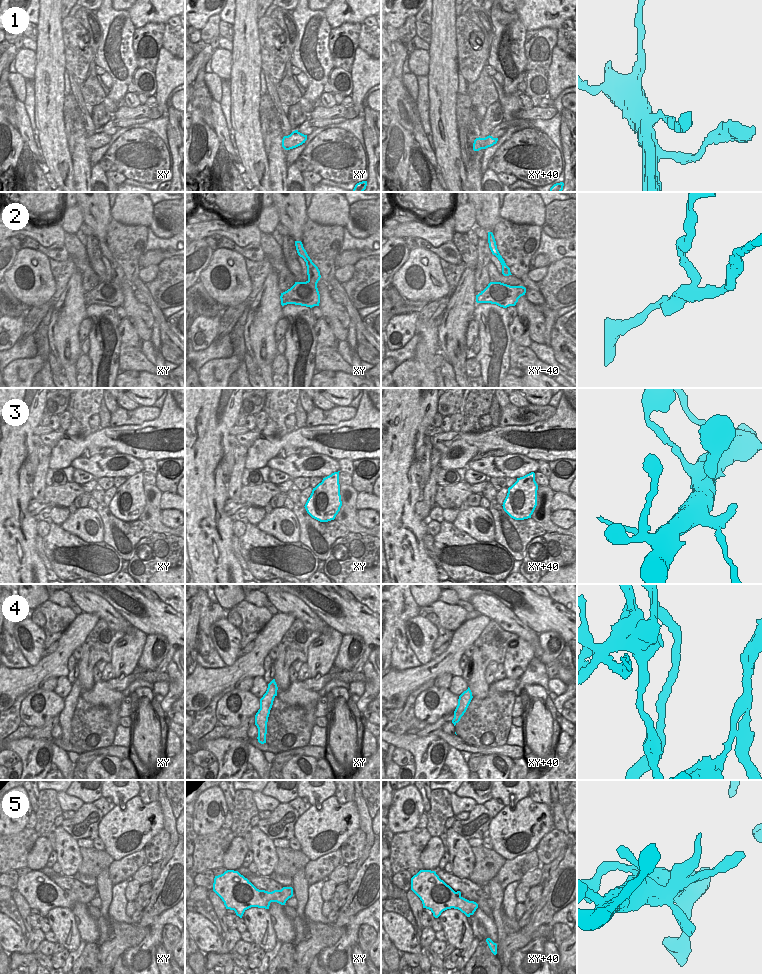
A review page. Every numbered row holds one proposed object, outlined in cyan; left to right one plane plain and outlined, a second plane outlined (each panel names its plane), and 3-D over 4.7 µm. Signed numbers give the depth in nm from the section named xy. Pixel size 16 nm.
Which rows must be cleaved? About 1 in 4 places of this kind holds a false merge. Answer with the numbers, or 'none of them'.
2, 4

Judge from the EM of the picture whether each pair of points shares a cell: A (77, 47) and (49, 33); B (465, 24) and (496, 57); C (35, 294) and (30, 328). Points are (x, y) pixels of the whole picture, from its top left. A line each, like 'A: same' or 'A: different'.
A: different
B: different
C: different

